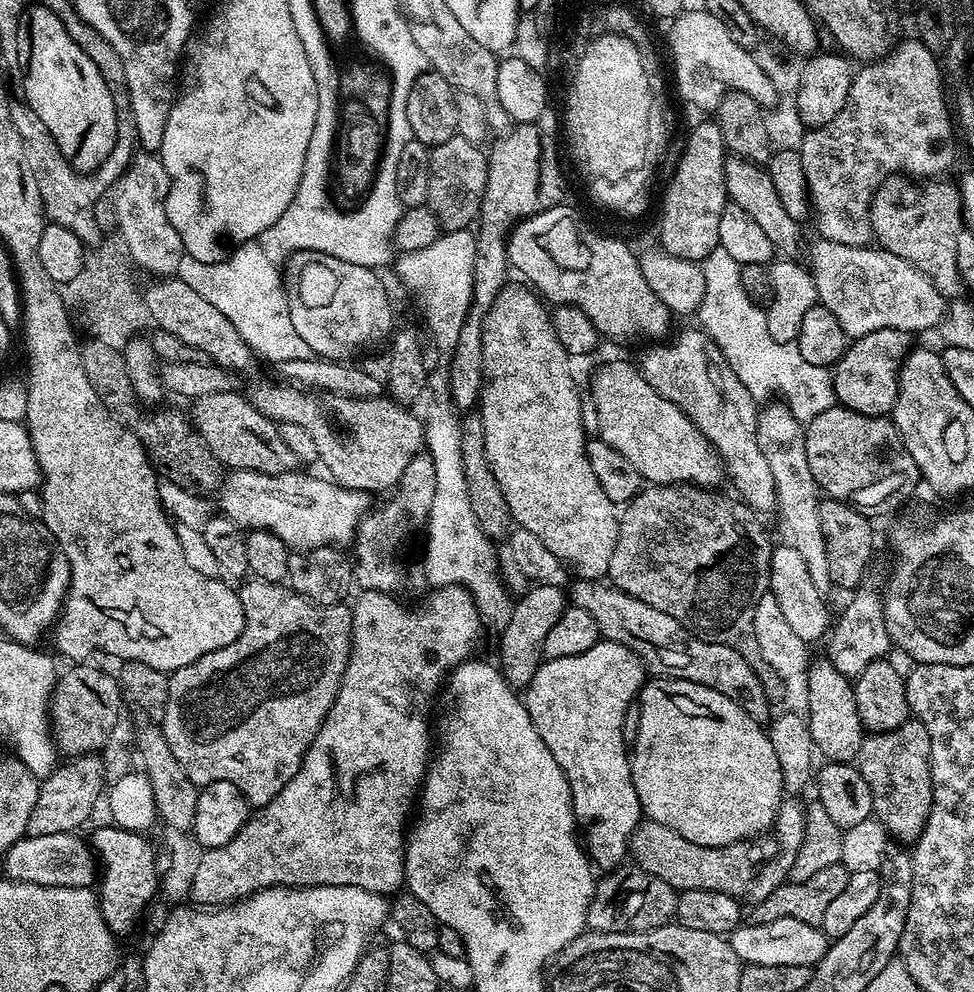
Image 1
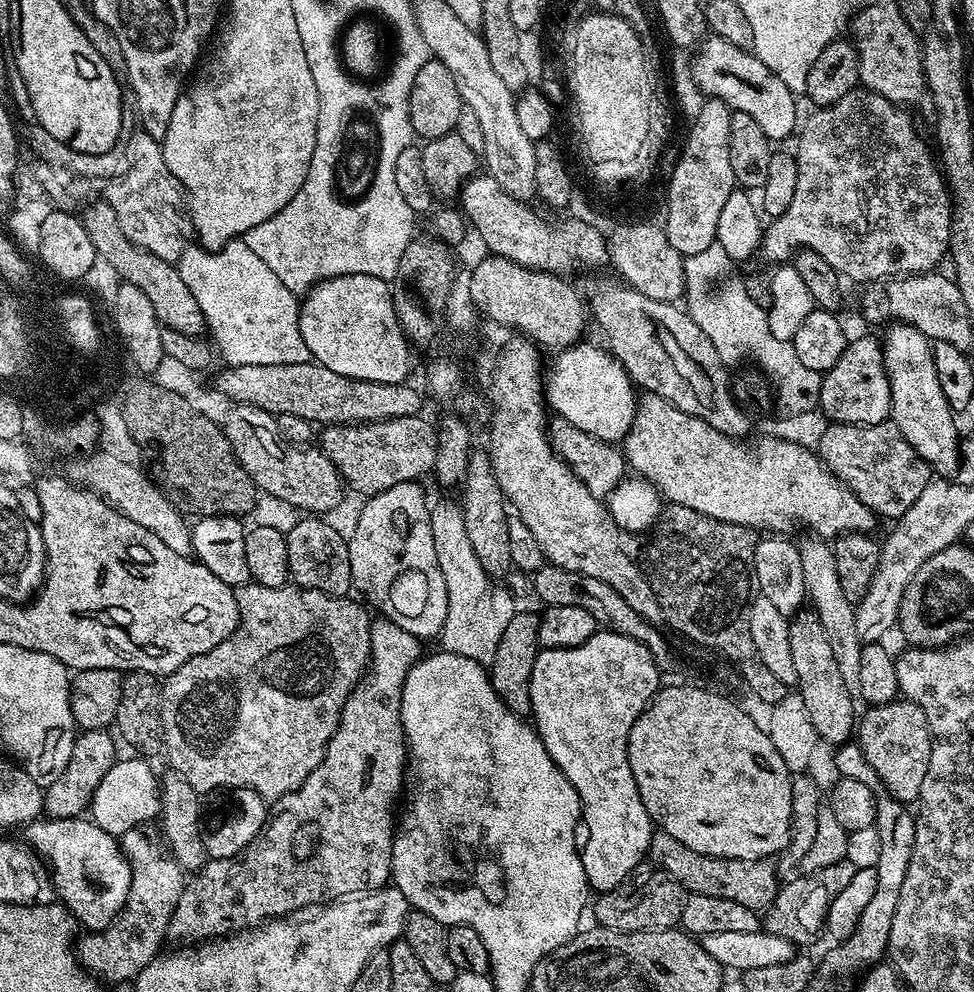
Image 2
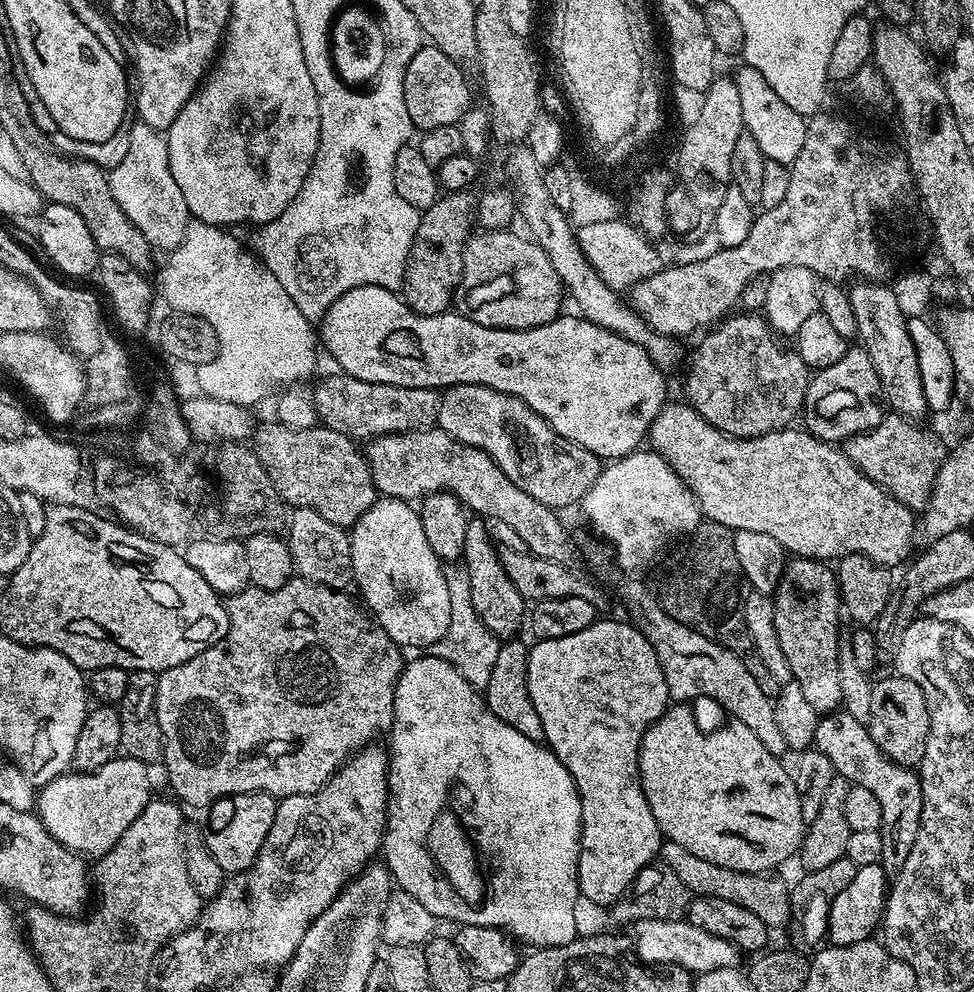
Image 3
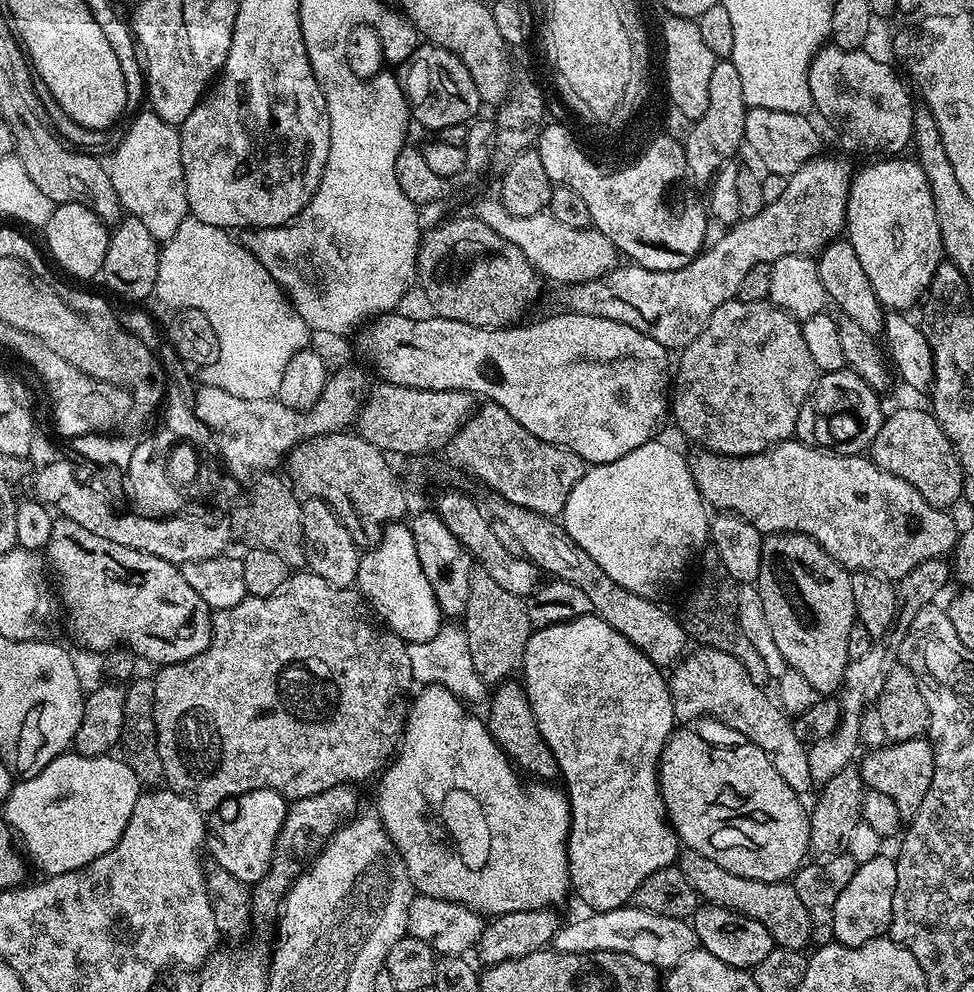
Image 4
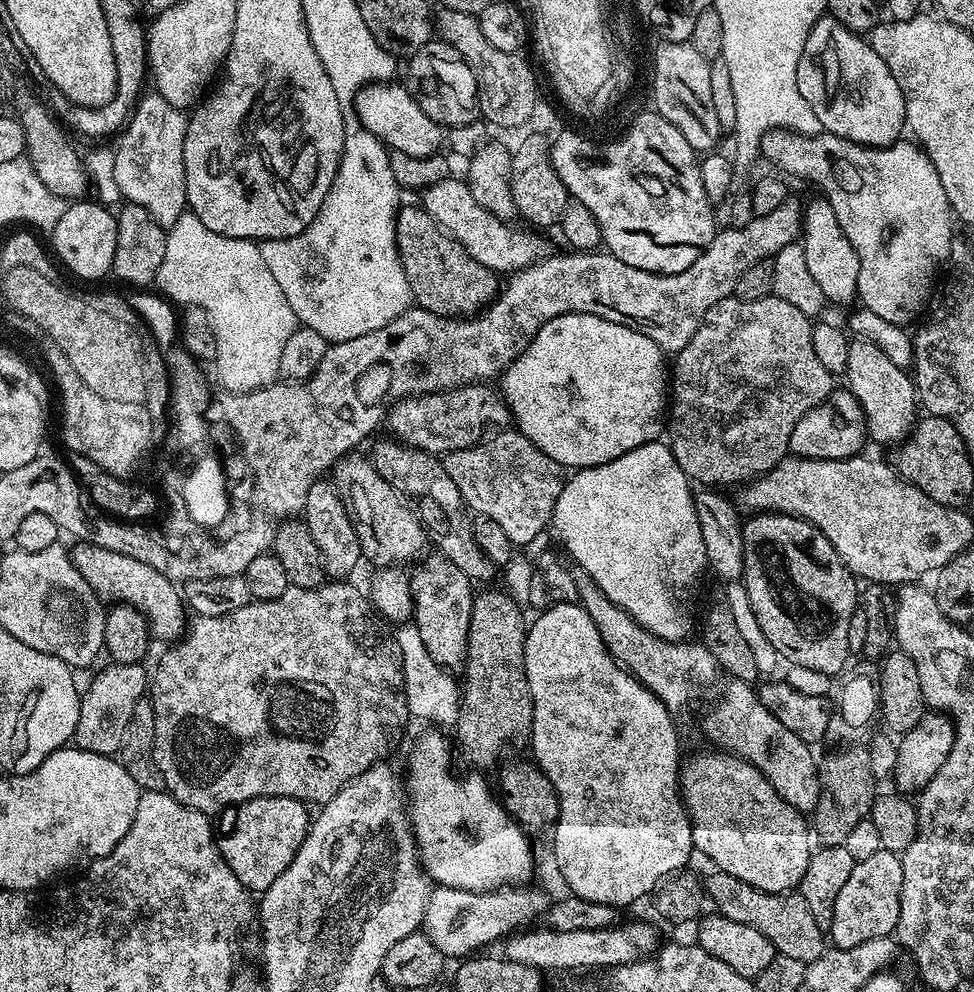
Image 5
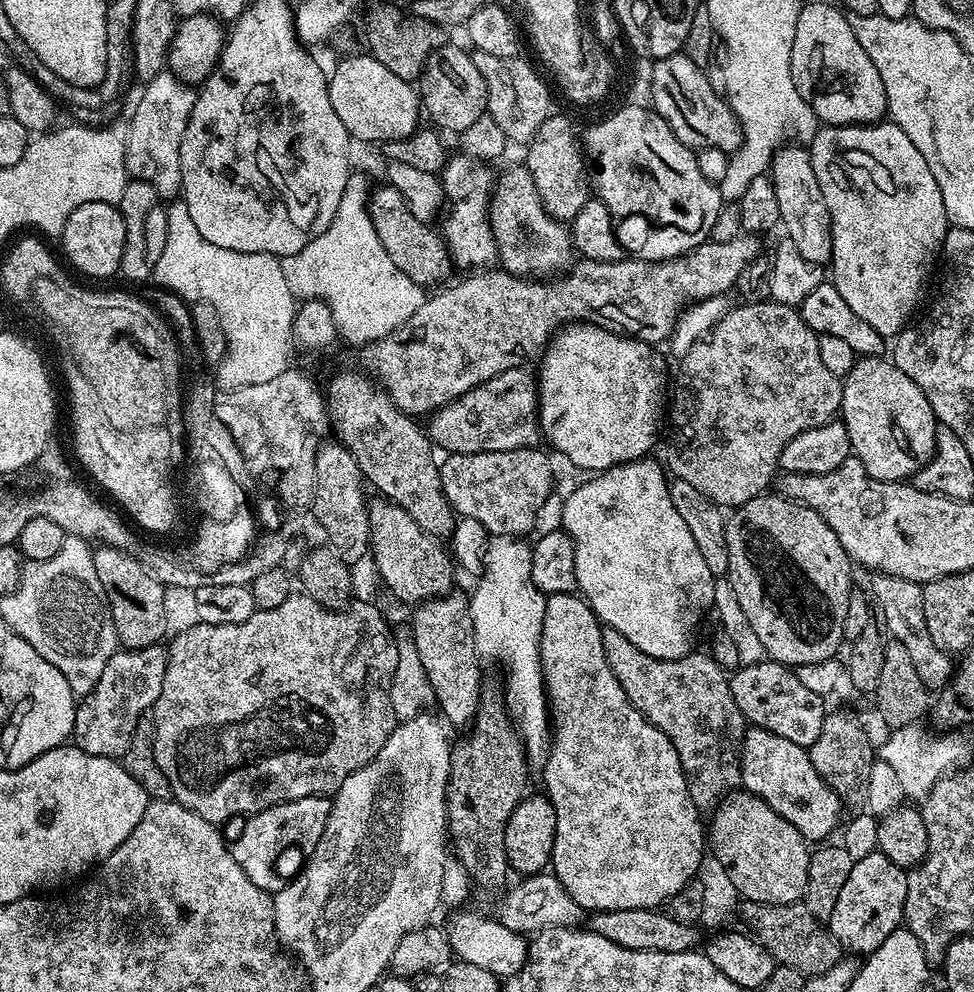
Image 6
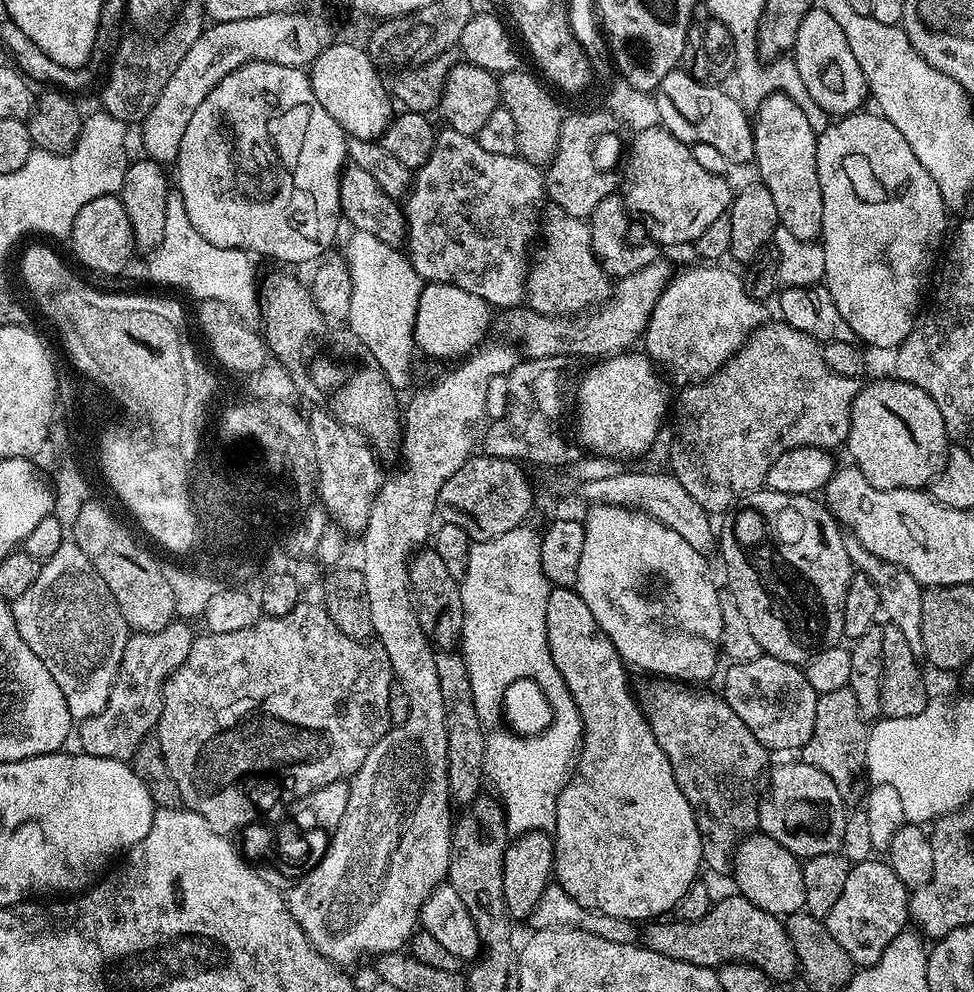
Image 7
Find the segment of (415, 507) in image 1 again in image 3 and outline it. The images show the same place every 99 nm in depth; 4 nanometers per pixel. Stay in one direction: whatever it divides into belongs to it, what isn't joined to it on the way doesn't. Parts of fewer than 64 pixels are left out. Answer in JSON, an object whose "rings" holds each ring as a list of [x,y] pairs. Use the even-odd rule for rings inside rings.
{"rings":[[[380,496],[372,503],[370,510],[366,510],[366,514],[362,514],[362,518],[358,518],[358,522],[352,525],[350,539],[352,541],[352,578],[354,588],[360,591],[361,597],[359,596],[359,599],[366,605],[367,611],[371,613],[380,628],[386,630],[389,638],[404,650],[408,650],[408,648],[424,650],[431,645],[437,644],[444,637],[446,630],[450,626],[450,590],[444,577],[445,565],[434,554],[434,550],[430,550],[430,542],[426,542],[426,530],[422,530],[422,518],[419,511],[409,501],[390,498],[389,496]]]}

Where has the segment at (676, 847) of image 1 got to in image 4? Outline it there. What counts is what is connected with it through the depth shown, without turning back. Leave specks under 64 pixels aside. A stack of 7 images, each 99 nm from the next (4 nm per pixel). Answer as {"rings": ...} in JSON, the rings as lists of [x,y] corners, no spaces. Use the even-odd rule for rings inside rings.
{"rings":[[[689,848],[681,851],[678,867],[682,874],[686,874],[686,882],[694,886],[701,901],[729,908],[738,914],[746,914],[746,918],[754,918],[754,922],[762,922],[762,926],[770,930],[775,947],[789,948],[795,952],[804,952],[809,947],[812,923],[810,914],[806,914],[806,906],[802,906],[802,898],[798,898],[795,883],[782,880],[762,882],[754,878],[742,878],[738,874],[730,874],[730,870],[722,870],[722,866],[706,858],[706,854],[698,854],[698,850]]]}

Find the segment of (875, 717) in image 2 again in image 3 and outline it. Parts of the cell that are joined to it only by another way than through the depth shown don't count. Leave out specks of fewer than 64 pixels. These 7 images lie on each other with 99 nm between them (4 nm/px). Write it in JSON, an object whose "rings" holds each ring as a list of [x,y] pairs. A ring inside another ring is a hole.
{"rings":[[[889,674],[885,680],[876,680],[872,685],[872,703],[870,709],[868,733],[878,742],[878,750],[882,750],[894,762],[909,766],[919,765],[926,754],[926,742],[930,734],[930,714],[926,706],[926,694],[922,694],[922,686],[910,682],[910,678]]]}

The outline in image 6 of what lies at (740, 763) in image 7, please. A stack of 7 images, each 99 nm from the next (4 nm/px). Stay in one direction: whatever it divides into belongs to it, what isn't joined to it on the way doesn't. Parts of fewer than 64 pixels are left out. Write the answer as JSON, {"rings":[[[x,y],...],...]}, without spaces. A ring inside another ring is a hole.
{"rings":[[[613,628],[601,629],[603,654],[607,658],[614,678],[618,678],[618,686],[630,698],[632,705],[647,718],[651,724],[658,726],[670,742],[674,742],[674,750],[678,750],[678,762],[682,762],[682,770],[688,779],[690,798],[701,813],[711,813],[721,800],[730,792],[737,791],[740,783],[740,743],[744,741],[746,721],[734,702],[734,694],[730,694],[728,676],[709,653],[694,650],[677,660],[659,660],[642,654],[632,642],[622,637]]]}

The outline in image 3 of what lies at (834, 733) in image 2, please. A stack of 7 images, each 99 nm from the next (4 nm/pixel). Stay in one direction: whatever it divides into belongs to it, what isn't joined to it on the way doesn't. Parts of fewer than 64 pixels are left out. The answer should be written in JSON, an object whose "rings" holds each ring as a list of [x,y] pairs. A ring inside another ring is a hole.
{"rings":[[[789,559],[776,585],[772,605],[774,630],[778,630],[778,642],[782,642],[782,654],[786,654],[794,683],[802,686],[802,694],[817,714],[837,711],[842,705],[842,685],[838,679],[842,605],[835,571],[818,560]]]}

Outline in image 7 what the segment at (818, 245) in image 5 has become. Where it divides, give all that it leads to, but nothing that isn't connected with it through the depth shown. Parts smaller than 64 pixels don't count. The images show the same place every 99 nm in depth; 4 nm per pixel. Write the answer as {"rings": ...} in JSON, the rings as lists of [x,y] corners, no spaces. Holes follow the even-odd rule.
{"rings":[[[781,92],[770,94],[755,112],[752,129],[756,151],[754,168],[760,171],[759,183],[764,184],[774,198],[780,227],[790,230],[794,238],[819,241],[822,230],[822,186],[816,161],[818,134],[810,126],[810,118],[802,114],[802,106]]]}

